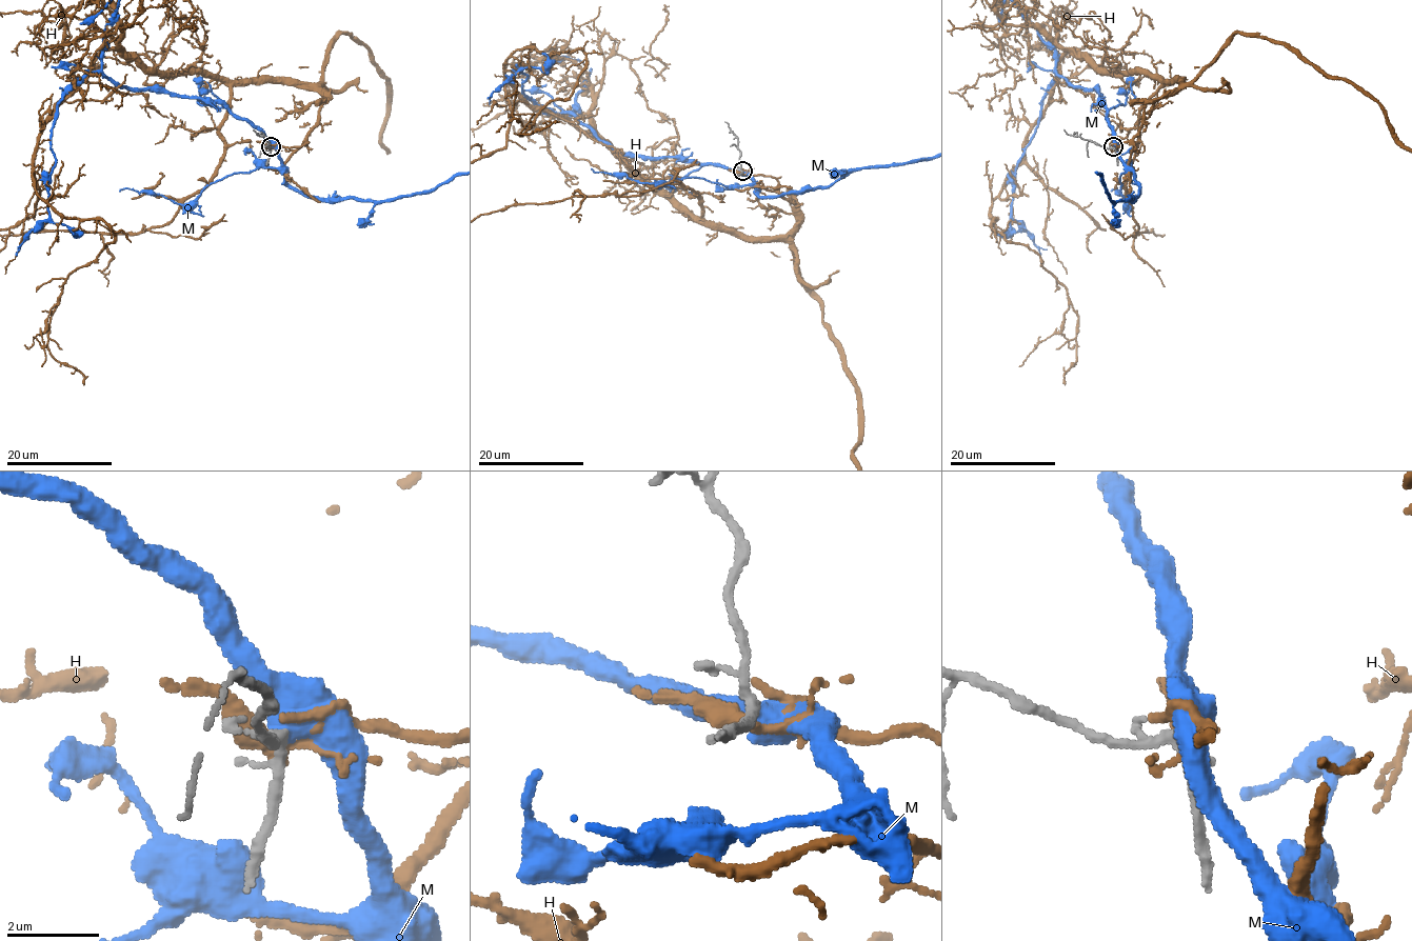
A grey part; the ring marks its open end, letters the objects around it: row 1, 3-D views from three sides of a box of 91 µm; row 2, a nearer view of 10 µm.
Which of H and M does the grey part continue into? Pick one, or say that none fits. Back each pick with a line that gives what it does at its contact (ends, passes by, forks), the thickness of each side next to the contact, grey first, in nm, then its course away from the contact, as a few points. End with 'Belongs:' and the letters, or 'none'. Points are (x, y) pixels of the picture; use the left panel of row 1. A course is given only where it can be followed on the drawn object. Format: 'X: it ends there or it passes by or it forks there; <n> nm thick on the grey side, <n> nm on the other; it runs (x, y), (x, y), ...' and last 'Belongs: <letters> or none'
Belongs: none

